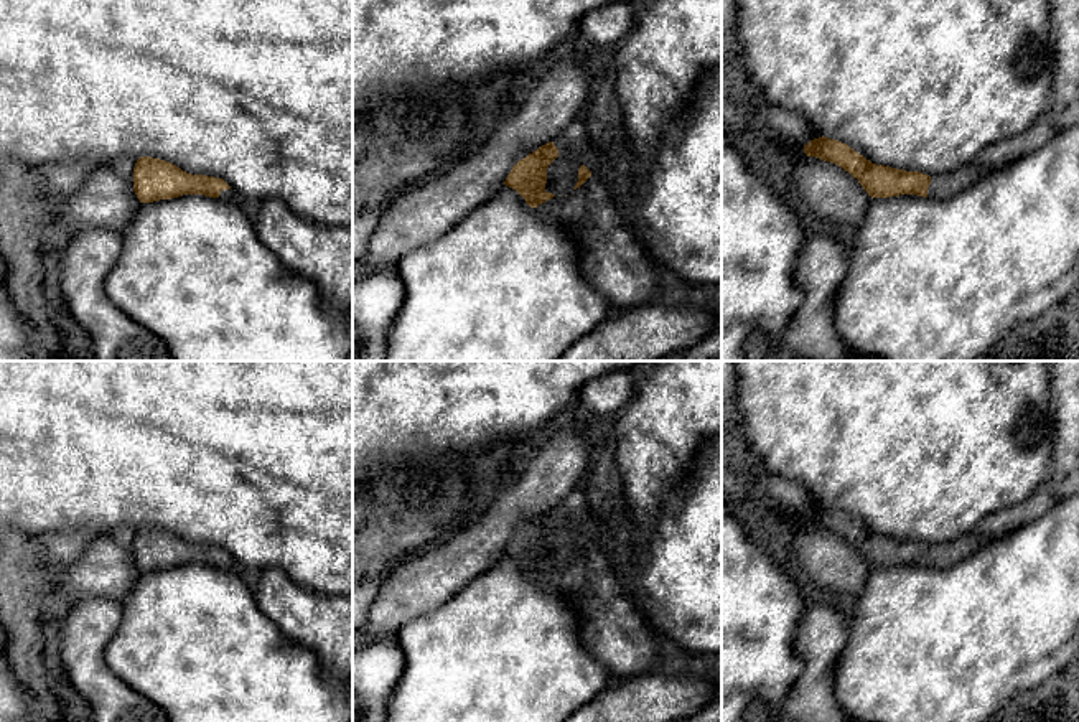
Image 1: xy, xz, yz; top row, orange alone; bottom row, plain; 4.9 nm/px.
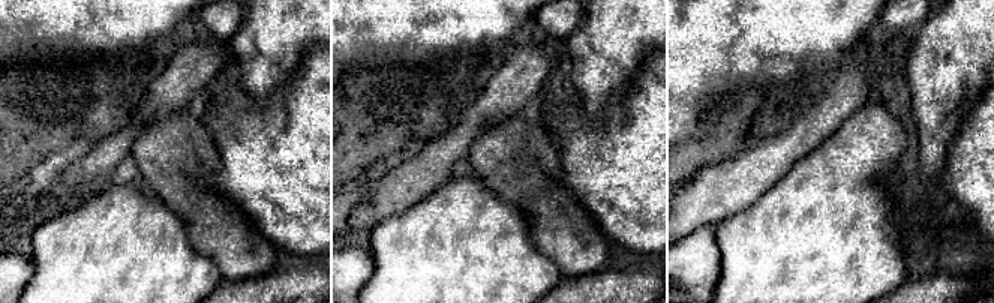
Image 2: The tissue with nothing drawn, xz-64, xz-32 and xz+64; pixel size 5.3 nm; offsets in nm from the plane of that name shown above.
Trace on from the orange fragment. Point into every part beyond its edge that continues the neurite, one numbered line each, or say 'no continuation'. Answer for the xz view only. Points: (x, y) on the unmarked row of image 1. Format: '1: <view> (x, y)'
1: xz (615, 632)

